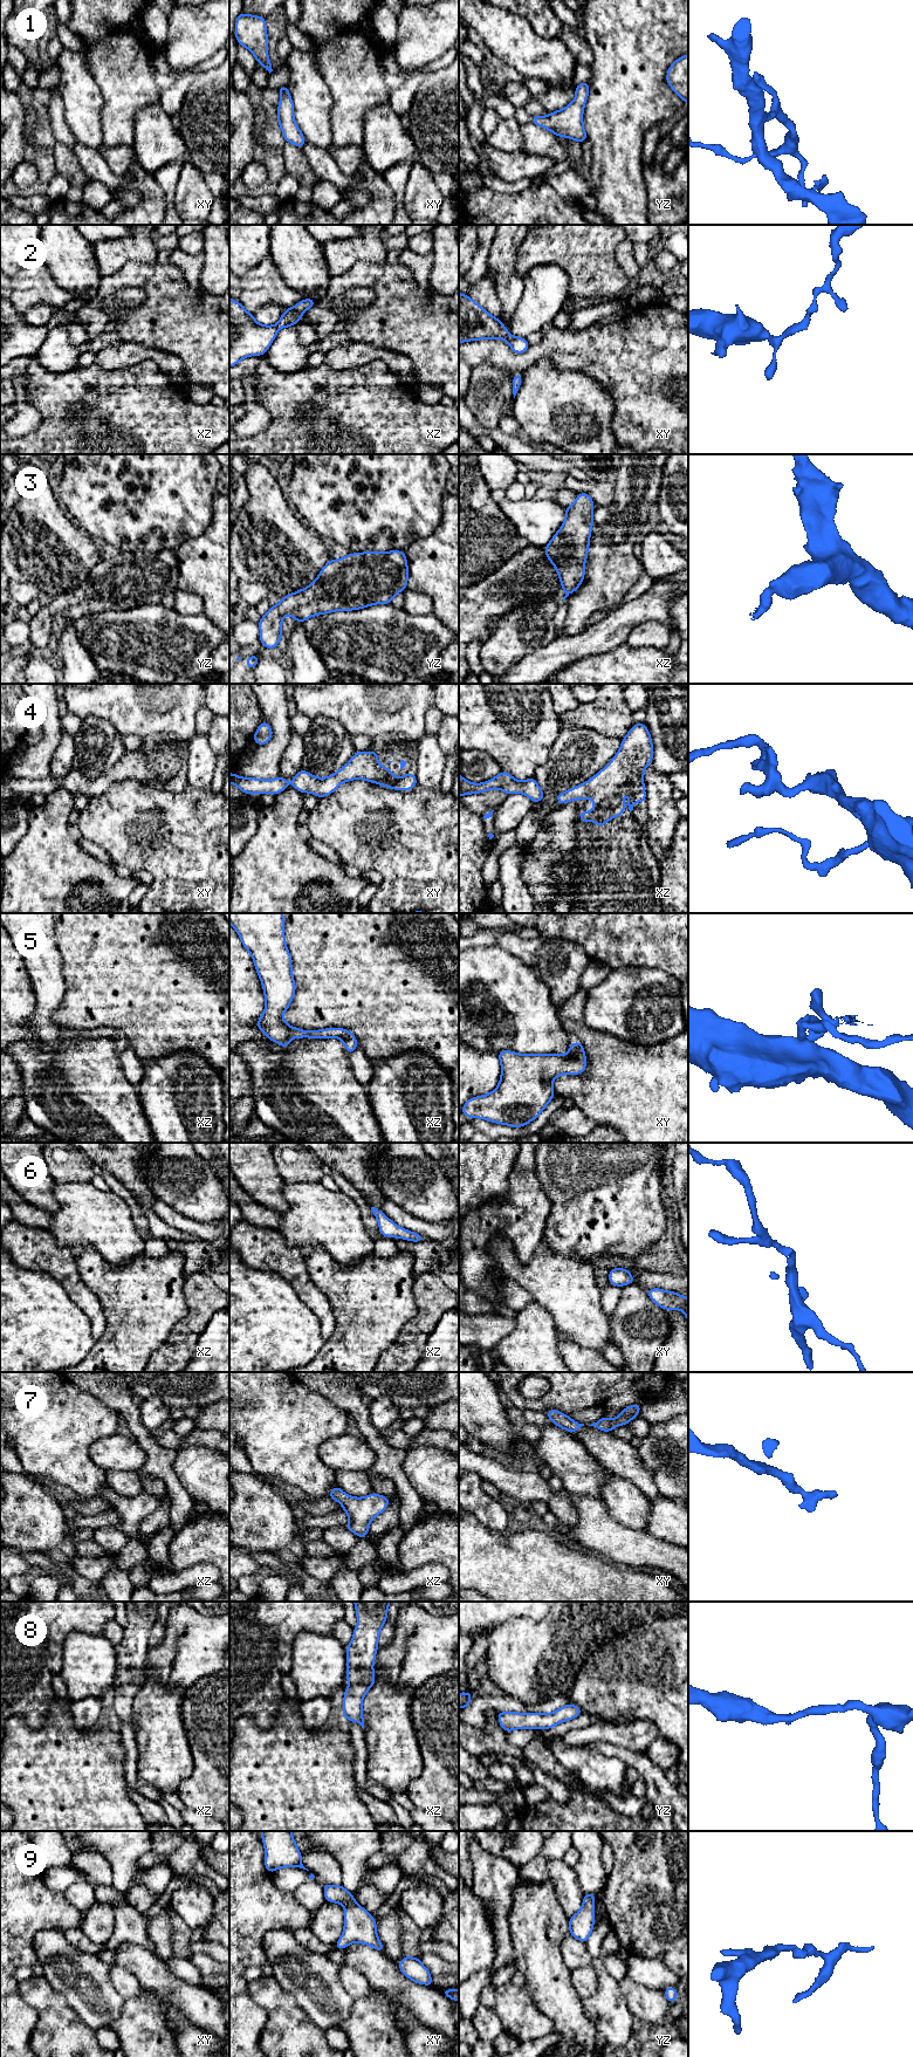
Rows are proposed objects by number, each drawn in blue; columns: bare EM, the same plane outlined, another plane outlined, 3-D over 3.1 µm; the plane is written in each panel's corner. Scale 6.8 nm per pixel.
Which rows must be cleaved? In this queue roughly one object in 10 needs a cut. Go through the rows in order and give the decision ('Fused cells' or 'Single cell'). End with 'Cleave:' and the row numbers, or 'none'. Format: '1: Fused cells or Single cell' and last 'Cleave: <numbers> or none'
1: Single cell
2: Single cell
3: Single cell
4: Single cell
5: Single cell
6: Single cell
7: Single cell
8: Single cell
9: Single cell
Cleave: none

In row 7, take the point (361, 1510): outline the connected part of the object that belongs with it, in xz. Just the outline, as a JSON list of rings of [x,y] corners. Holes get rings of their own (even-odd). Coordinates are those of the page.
[[[338,1486],[330,1490],[329,1499],[342,1504],[343,1510],[350,1517],[344,1525],[359,1538],[365,1538],[370,1522],[382,1514],[389,1506],[387,1496],[372,1493],[365,1497],[352,1497],[346,1495]]]

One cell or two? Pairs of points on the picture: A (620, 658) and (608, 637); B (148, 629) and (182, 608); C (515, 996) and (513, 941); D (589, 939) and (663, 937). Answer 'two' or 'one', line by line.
A: two
B: two
C: two
D: one

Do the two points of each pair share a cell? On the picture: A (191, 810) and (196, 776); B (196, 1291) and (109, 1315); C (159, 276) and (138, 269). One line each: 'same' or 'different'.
A: different
B: different
C: same

